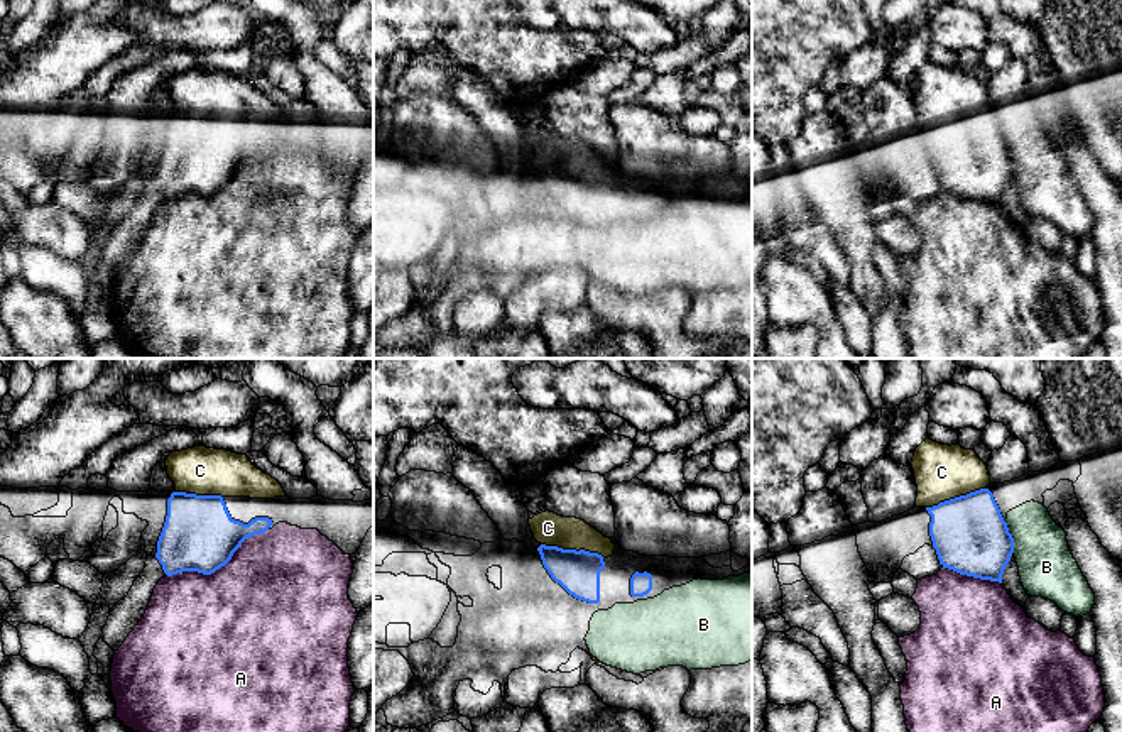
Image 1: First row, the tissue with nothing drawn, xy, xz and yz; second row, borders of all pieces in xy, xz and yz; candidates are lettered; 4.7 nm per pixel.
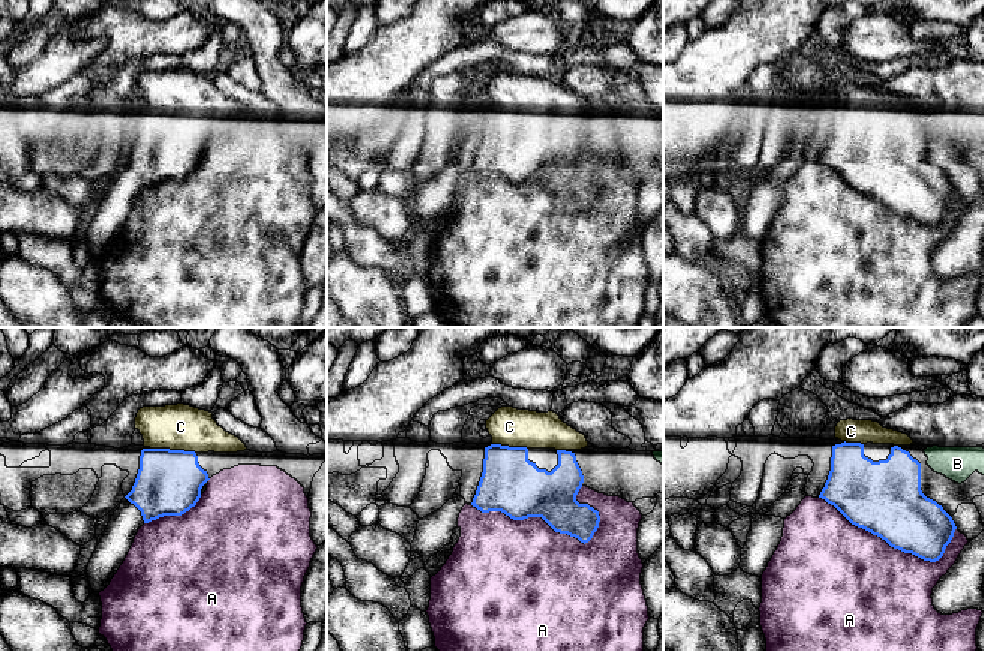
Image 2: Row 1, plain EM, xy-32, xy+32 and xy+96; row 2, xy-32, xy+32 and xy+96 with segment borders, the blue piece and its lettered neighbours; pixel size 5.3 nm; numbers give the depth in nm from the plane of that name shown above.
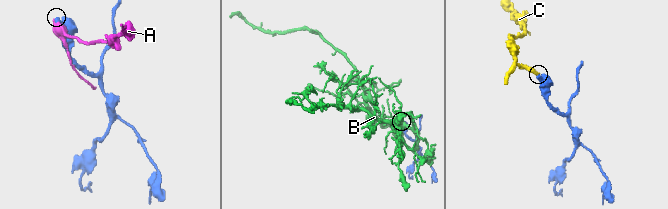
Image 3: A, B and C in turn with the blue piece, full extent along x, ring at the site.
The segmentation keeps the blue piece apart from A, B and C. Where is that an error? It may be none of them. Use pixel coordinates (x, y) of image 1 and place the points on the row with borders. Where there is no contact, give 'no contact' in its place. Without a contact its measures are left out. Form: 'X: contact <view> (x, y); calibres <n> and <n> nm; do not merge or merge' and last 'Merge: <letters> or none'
A: contact xy (218, 568); calibres 340 and 500 nm; do not merge
B: contact yz (1013, 538); calibres 360 and 280 nm; do not merge
C: contact xz (573, 550); calibres 200 and 160 nm; merge
Merge: C

